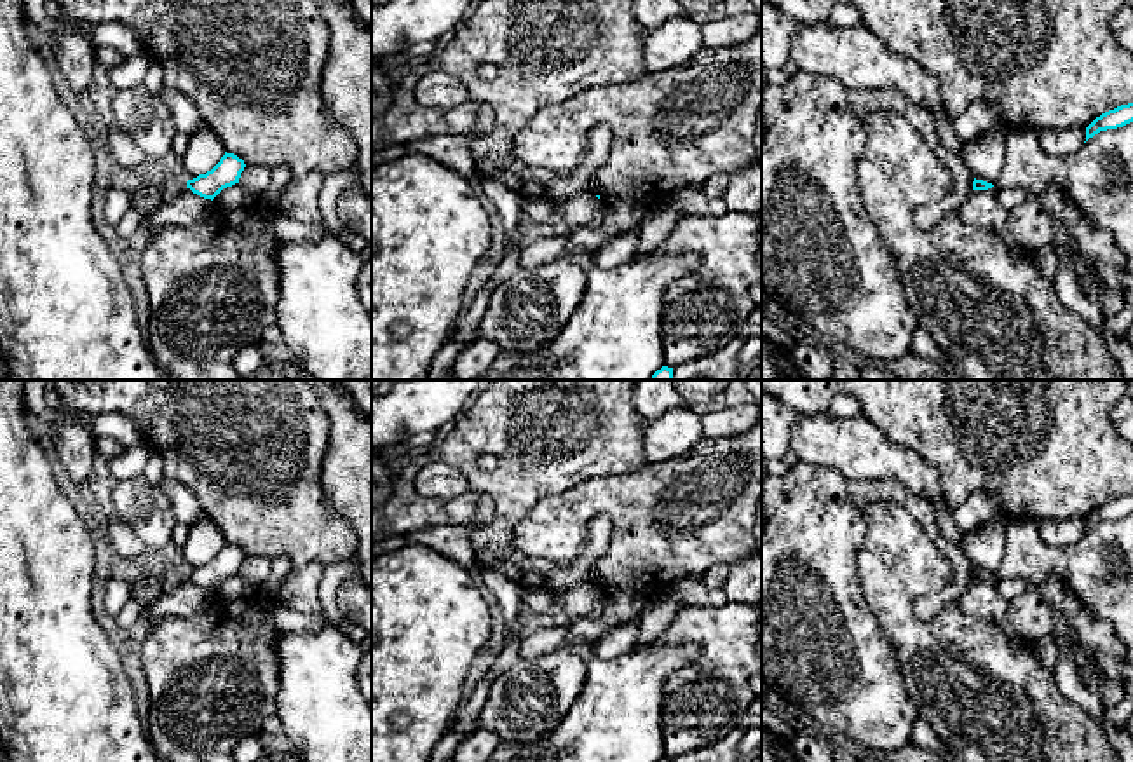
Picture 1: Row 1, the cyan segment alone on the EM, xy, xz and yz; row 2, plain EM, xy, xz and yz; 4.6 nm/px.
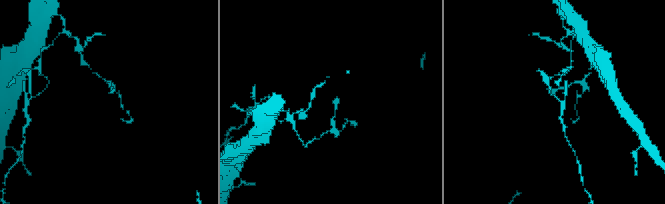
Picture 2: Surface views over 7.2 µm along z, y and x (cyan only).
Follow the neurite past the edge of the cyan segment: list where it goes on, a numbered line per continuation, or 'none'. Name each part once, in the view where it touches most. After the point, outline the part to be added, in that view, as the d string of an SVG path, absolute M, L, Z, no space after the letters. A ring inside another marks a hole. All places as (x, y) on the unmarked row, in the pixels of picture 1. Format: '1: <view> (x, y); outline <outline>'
none

